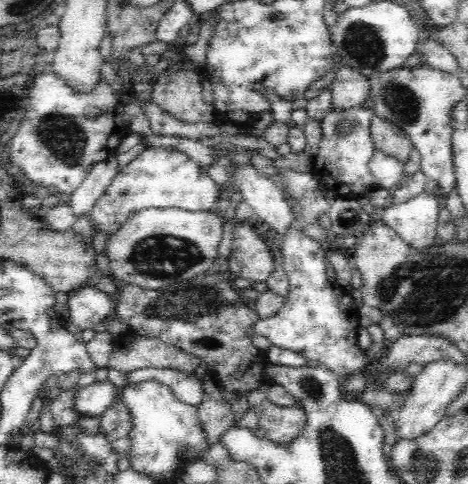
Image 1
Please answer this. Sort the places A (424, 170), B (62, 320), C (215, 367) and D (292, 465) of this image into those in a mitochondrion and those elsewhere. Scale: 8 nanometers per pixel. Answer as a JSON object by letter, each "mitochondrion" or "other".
{"A":"other","B":"other","C":"other","D":"other"}

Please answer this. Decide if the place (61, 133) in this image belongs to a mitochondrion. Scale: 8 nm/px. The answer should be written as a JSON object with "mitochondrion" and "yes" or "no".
{"mitochondrion":"yes"}

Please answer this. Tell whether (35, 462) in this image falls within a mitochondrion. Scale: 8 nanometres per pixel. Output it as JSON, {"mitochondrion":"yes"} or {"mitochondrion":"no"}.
{"mitochondrion":"no"}

